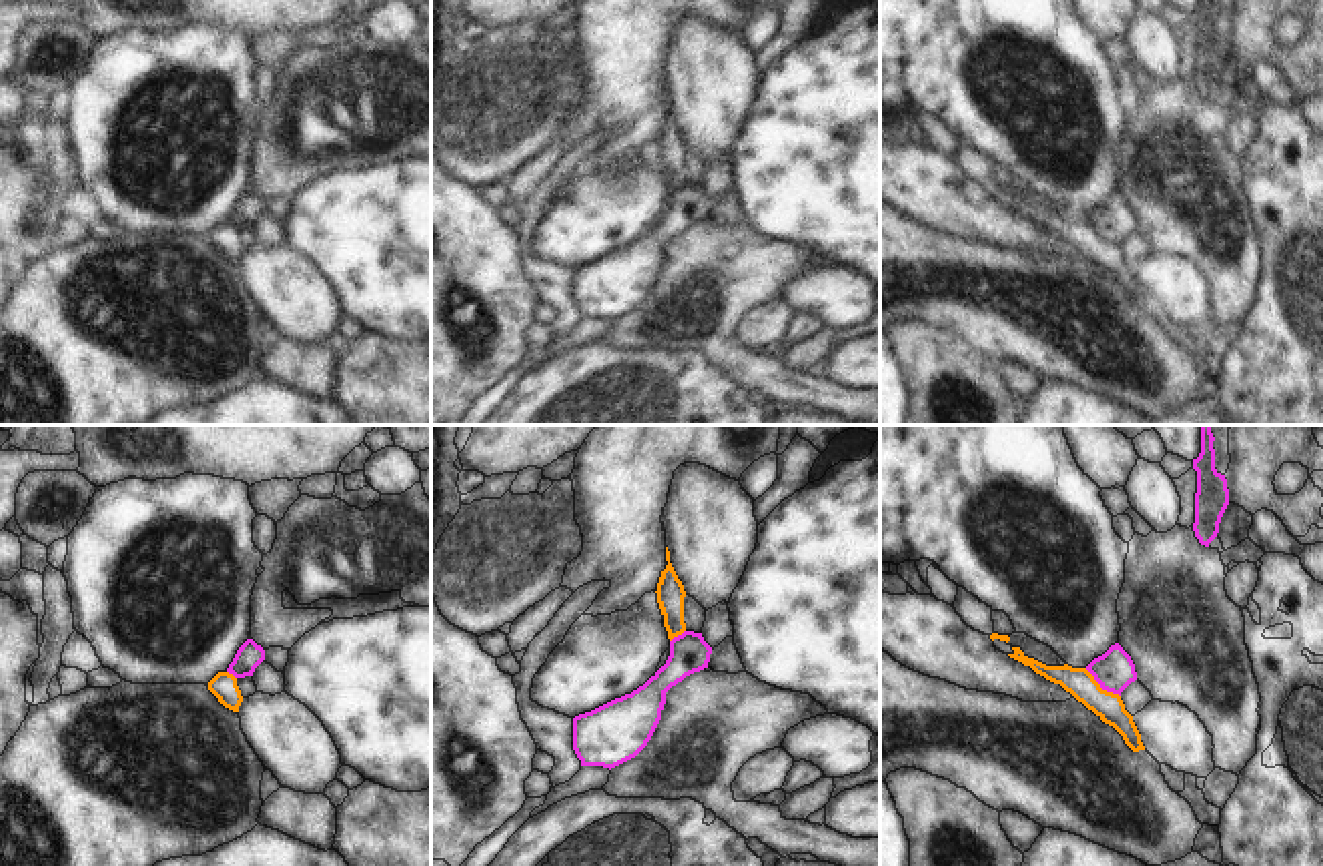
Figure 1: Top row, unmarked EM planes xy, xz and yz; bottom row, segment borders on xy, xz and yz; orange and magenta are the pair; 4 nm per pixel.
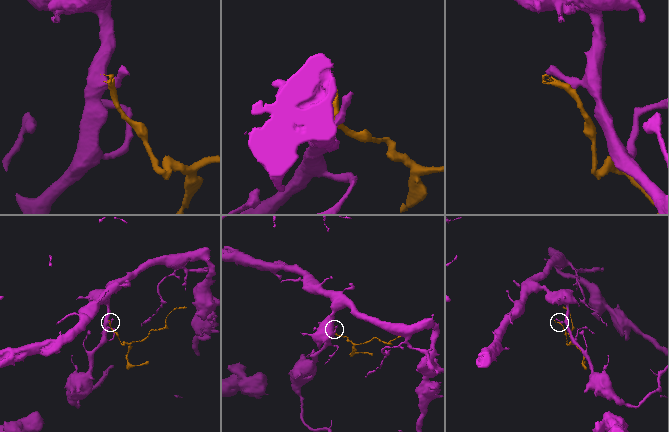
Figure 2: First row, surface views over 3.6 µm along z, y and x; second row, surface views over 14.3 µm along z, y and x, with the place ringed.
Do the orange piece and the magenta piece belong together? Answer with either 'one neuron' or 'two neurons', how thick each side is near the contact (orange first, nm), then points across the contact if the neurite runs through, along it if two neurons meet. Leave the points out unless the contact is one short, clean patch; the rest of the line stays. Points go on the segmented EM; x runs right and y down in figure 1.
two neurons; 110 nm thick on the orange side, 160 nm on the other; border along yz (1085, 668), (1103, 688), (1119, 696)

